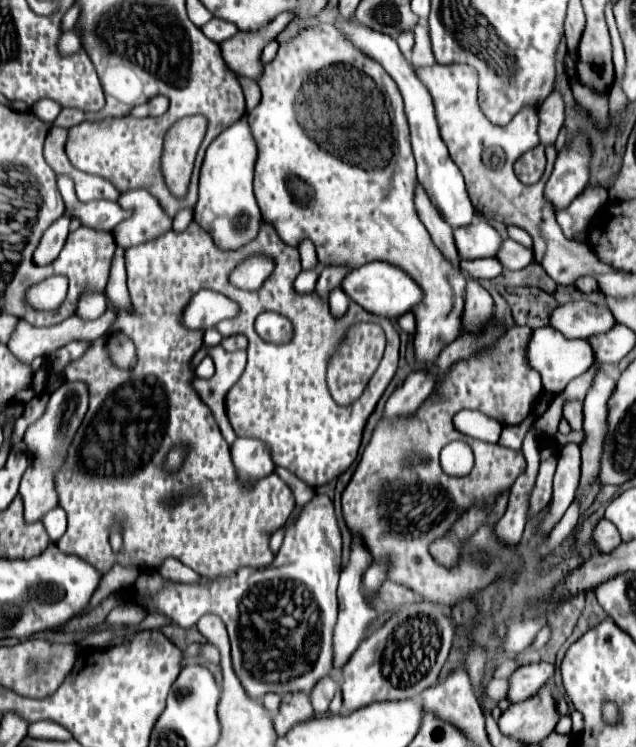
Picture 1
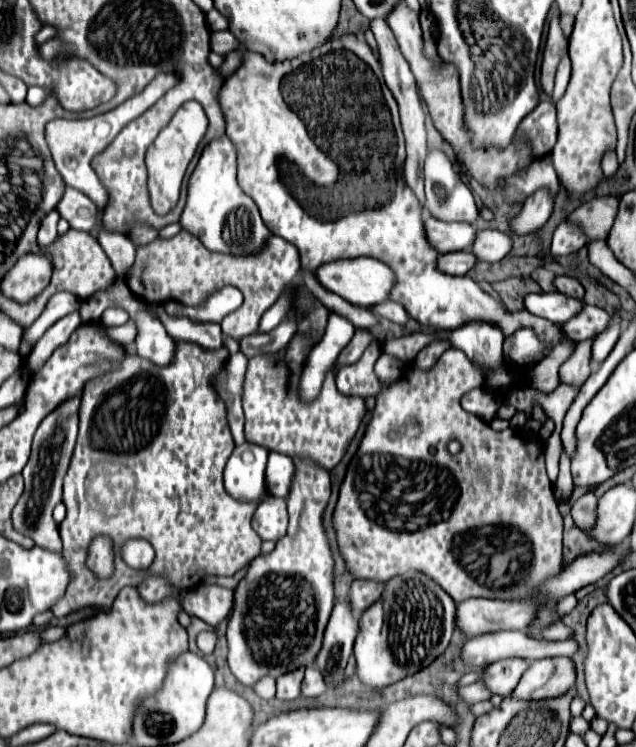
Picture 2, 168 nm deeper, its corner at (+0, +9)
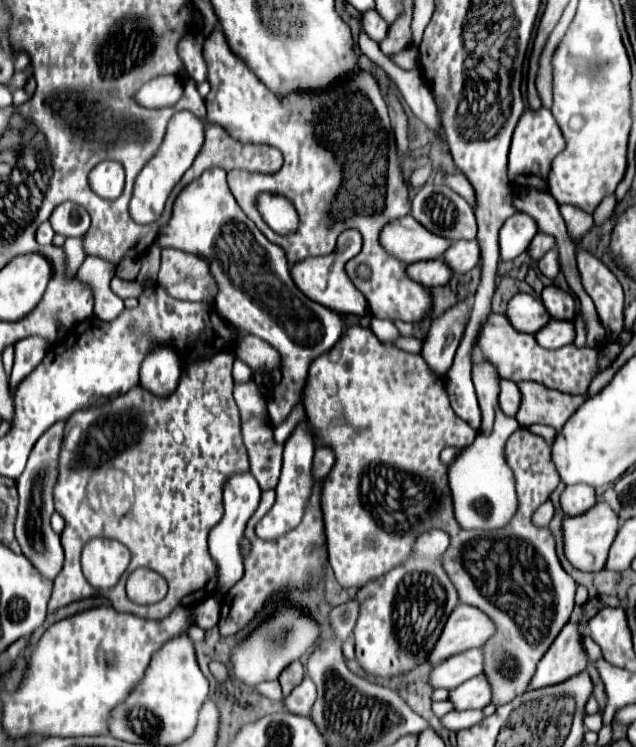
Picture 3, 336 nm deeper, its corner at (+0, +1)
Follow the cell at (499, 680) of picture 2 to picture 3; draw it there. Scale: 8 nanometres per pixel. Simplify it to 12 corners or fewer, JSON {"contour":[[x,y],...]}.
{"contour":[[478,675],[452,689],[458,711],[484,709],[492,687]]}

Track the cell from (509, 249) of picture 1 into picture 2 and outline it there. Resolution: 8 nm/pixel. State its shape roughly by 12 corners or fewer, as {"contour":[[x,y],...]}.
{"contour":[[496,229],[478,231],[472,253],[496,263],[508,255],[512,241]]}

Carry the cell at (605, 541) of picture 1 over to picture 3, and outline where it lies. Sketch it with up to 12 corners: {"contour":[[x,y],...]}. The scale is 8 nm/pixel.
{"contour":[[590,485],[566,487],[562,511],[578,517],[596,505]]}

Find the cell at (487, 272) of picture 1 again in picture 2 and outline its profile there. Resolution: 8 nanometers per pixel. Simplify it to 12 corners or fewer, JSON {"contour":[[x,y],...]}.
{"contour":[[468,251],[438,257],[438,269],[450,275],[466,275],[476,257]]}

